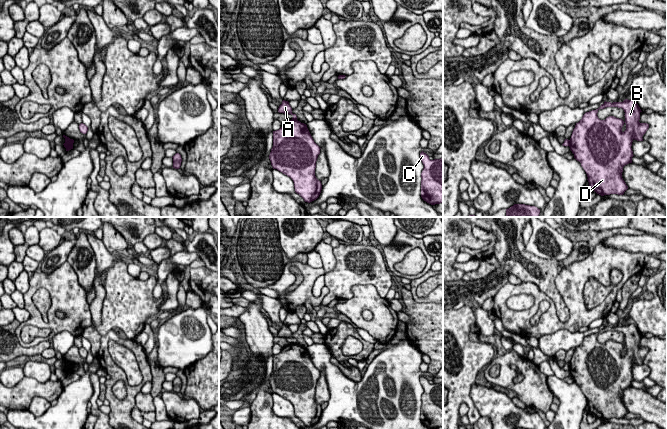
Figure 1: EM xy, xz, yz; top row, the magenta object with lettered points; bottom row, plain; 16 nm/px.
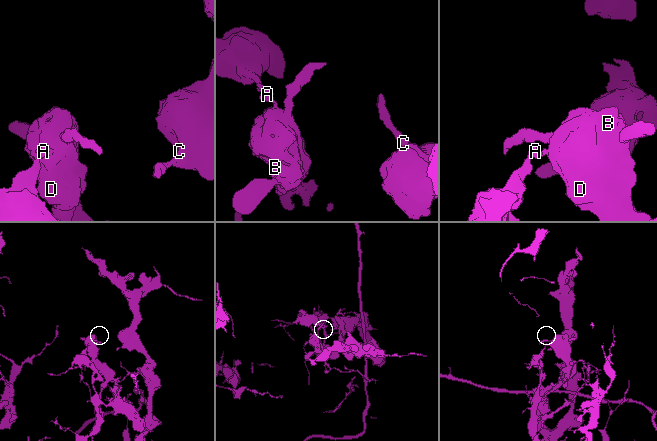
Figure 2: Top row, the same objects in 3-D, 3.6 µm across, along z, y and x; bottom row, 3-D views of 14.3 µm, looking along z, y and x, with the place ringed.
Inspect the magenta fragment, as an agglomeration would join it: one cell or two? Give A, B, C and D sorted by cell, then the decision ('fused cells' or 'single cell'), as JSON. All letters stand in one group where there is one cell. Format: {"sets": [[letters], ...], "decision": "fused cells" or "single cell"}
{"sets": [["A"], ["B", "C", "D"]], "decision": "fused cells"}

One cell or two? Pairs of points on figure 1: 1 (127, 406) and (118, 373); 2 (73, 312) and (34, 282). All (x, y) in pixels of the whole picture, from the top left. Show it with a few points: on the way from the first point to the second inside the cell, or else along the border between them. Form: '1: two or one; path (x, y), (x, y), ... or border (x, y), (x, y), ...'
1: one; path (117, 403), (109, 395), (110, 383)
2: one; path (66, 301), (45, 282)

